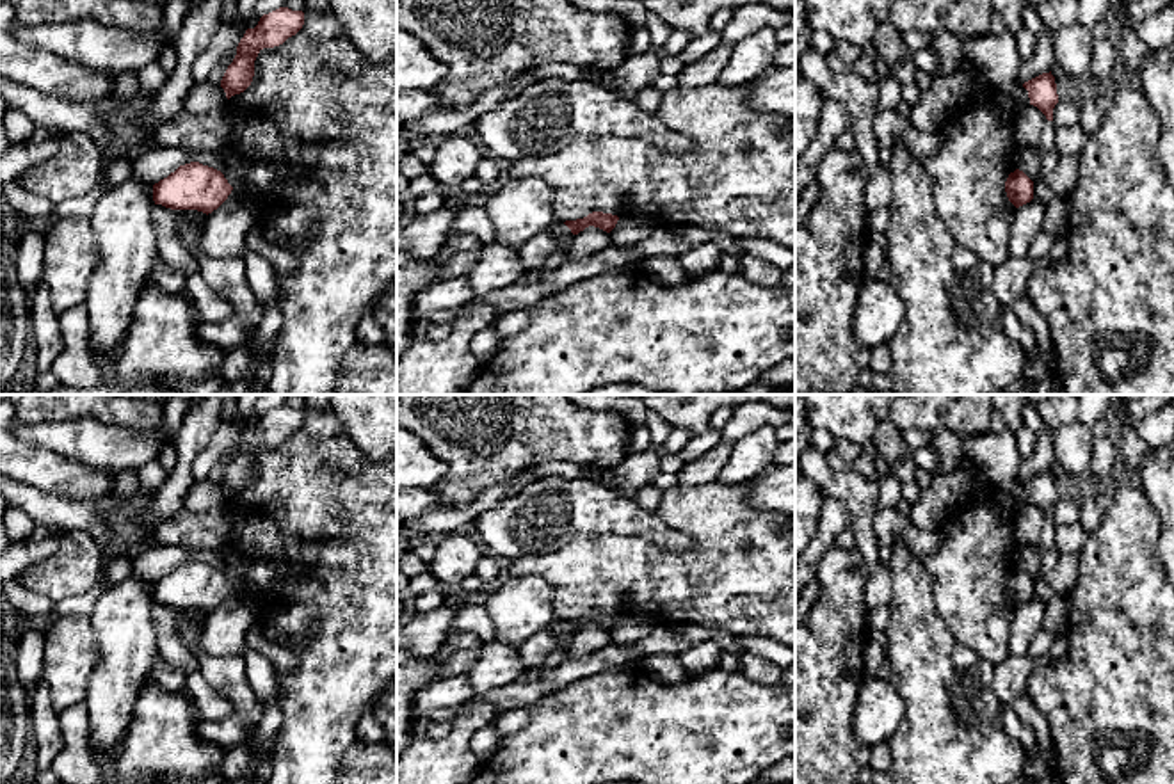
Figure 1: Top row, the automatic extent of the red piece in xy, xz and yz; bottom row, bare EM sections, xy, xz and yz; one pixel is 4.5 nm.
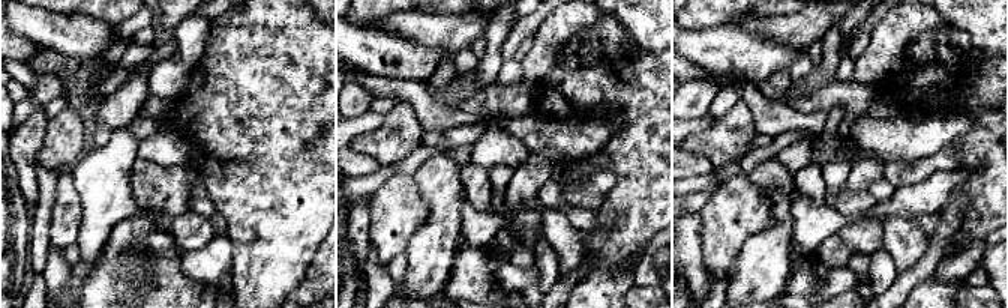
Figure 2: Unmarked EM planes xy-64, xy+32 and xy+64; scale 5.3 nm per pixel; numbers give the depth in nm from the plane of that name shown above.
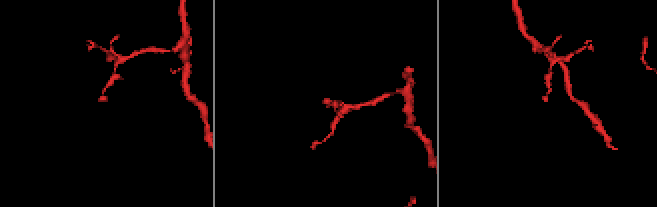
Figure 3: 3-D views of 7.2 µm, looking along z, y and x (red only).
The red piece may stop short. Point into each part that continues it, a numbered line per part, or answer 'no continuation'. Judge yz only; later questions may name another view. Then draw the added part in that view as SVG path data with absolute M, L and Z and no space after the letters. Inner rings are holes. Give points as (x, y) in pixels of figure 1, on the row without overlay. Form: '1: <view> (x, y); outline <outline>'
no continuation

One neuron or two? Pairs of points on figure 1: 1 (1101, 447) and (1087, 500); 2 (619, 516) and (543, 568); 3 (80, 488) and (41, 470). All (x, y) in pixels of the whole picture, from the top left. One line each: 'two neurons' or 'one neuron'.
1: one neuron
2: two neurons
3: one neuron

